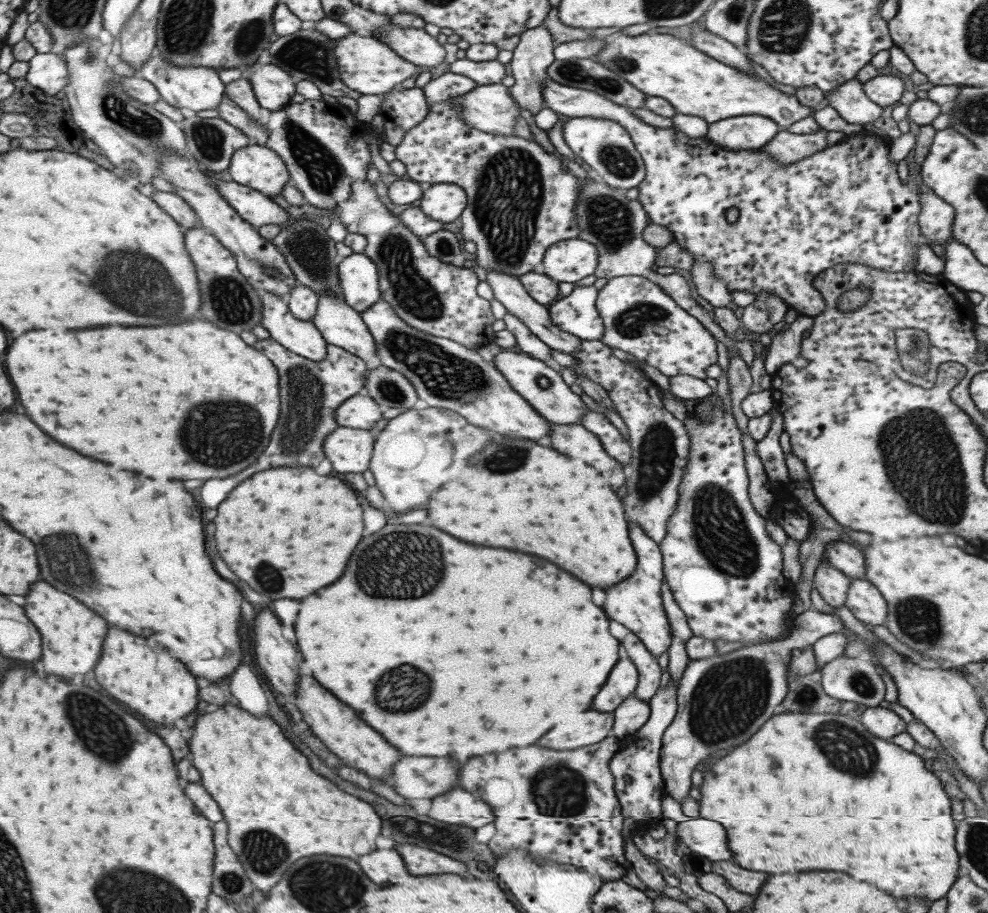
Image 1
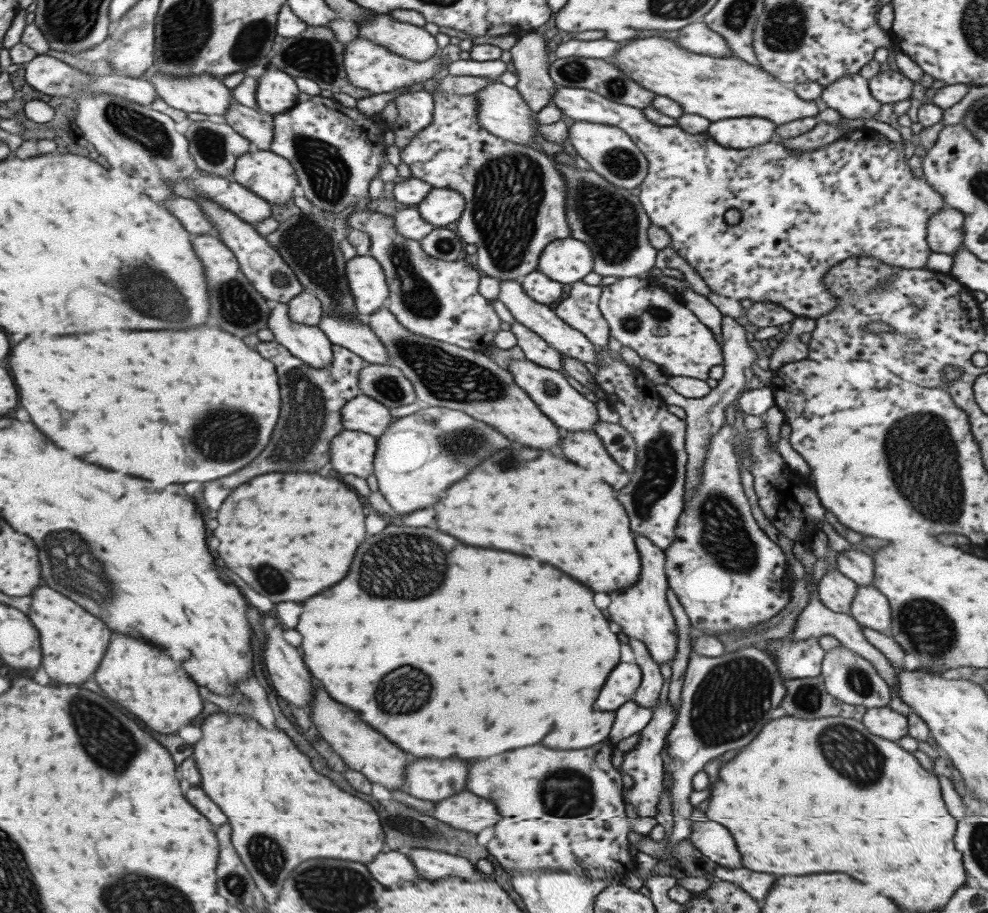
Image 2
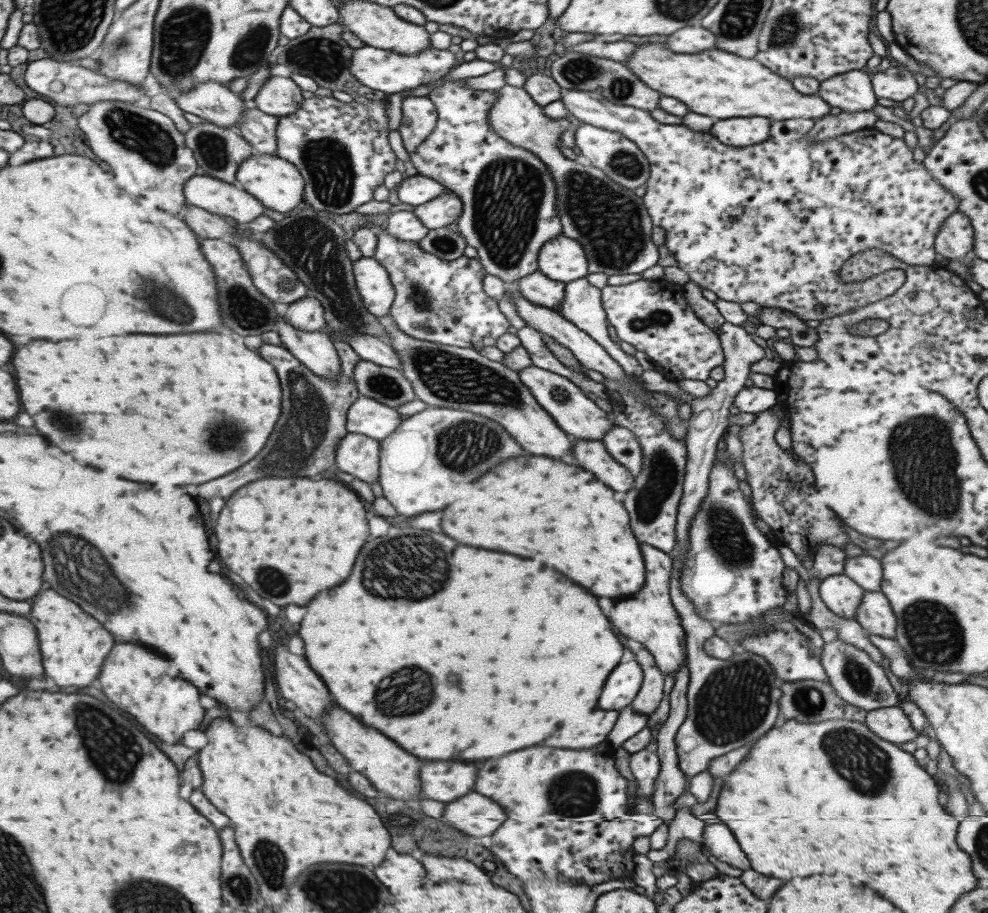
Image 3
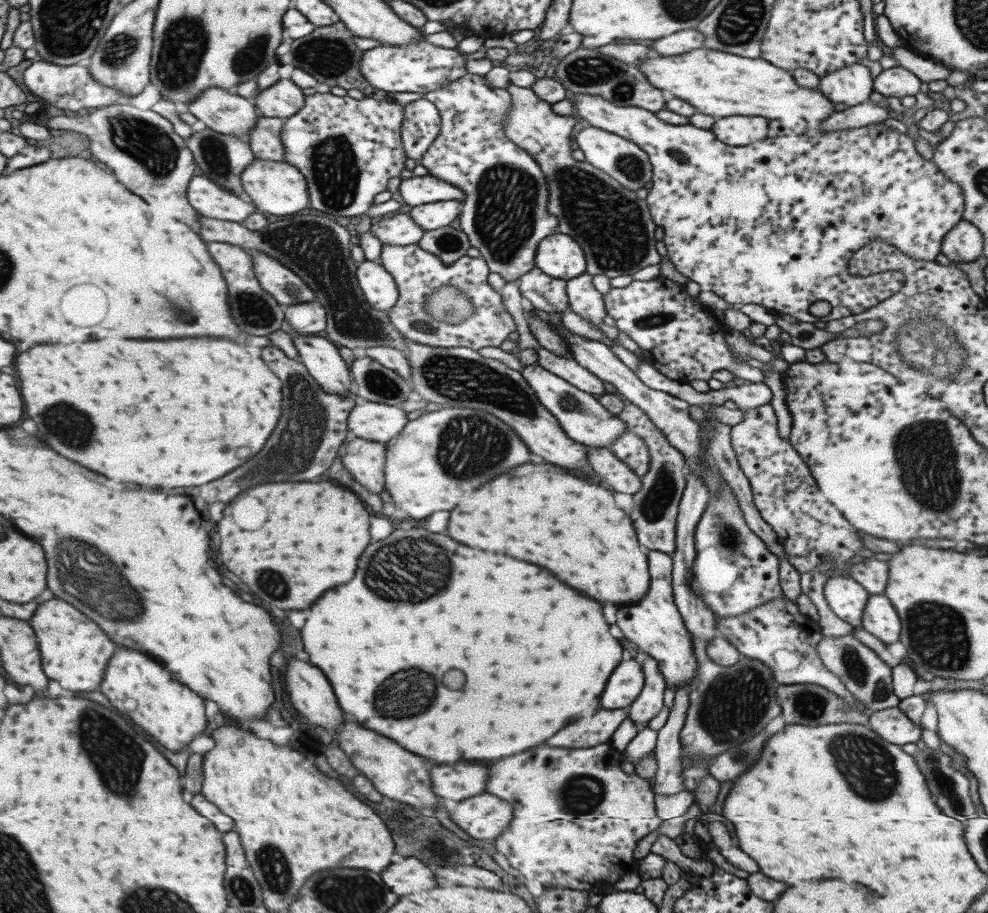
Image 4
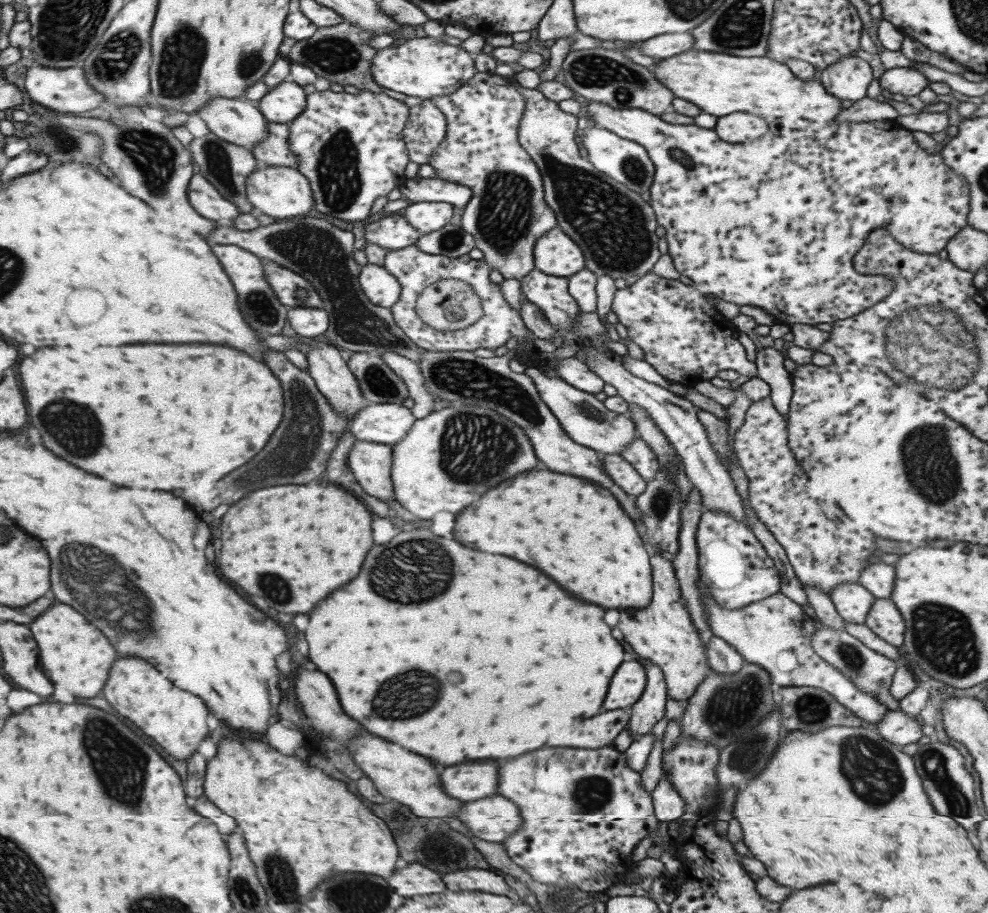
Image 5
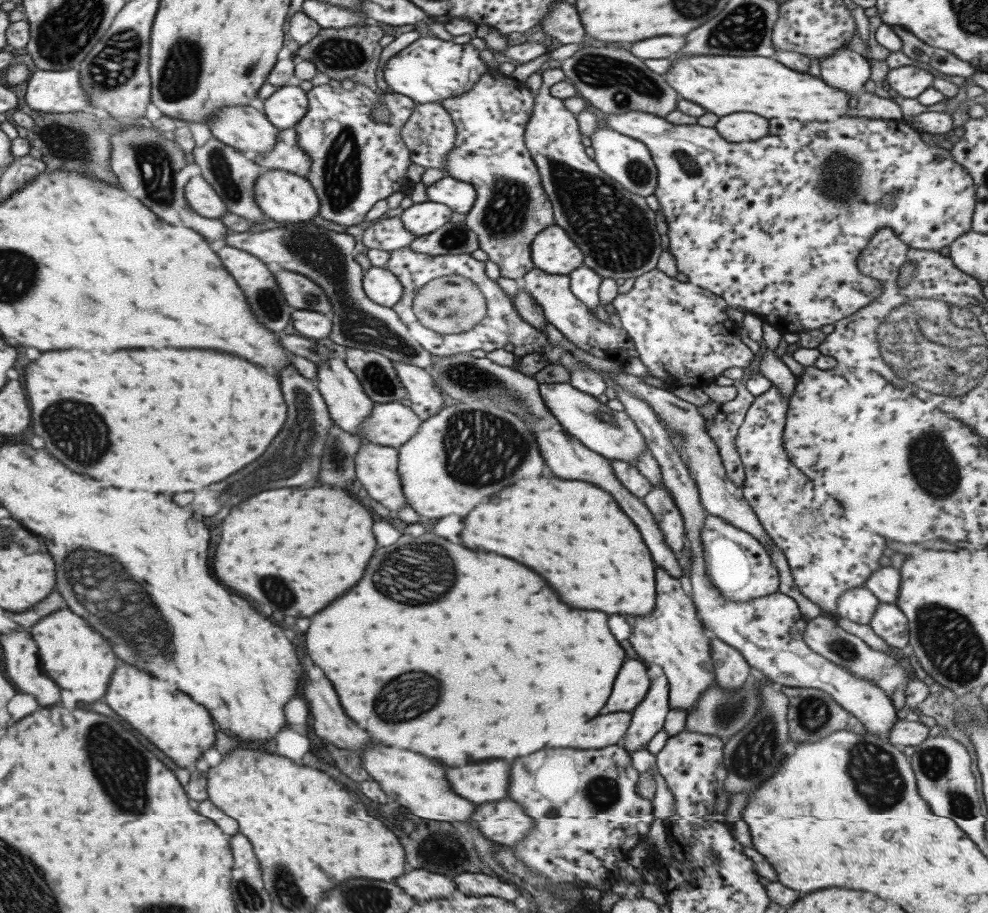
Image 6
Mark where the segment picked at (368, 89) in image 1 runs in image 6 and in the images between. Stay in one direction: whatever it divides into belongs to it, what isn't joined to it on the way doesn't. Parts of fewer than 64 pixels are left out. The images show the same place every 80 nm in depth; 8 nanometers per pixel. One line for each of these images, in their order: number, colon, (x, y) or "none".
2: (367, 65)
3: (386, 71)
4: (421, 67)
5: (425, 67)
6: (429, 69)

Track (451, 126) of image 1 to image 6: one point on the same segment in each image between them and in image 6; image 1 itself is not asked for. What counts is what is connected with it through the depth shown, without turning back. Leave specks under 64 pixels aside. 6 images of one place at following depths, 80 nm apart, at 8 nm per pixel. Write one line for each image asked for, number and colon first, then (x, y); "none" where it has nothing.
2: (514, 195)
3: (508, 201)
4: (504, 215)
5: (505, 215)
6: (510, 207)

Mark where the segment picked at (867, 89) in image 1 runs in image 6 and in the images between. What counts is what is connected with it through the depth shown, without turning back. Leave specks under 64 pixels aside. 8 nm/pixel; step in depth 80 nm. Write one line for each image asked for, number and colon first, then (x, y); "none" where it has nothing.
2: (886, 87)
3: (896, 83)
4: (897, 82)
5: (906, 81)
6: (907, 81)

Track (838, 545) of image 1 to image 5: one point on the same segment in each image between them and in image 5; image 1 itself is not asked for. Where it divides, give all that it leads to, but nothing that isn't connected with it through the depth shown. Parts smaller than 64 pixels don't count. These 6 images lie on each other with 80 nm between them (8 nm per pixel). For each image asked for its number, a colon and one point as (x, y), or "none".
2: (857, 566)
3: (864, 570)
4: (871, 574)
5: (877, 578)

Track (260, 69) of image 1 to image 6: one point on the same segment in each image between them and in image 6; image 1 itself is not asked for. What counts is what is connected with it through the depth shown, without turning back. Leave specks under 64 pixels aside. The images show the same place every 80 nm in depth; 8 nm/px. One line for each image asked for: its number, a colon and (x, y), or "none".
2: (276, 92)
3: (280, 96)
4: (283, 98)
5: (285, 101)
6: (286, 105)

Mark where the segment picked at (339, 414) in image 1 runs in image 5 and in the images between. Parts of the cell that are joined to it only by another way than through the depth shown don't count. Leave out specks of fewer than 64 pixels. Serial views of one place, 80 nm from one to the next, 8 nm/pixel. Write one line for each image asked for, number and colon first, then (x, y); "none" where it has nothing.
2: (361, 413)
3: (366, 417)
4: (375, 422)
5: (380, 423)

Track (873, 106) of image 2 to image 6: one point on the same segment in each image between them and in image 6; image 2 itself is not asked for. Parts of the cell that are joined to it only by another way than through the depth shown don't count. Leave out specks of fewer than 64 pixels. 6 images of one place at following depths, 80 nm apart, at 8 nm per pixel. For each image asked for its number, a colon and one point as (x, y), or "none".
3: (851, 91)
4: (851, 85)
5: (847, 79)
6: (845, 70)

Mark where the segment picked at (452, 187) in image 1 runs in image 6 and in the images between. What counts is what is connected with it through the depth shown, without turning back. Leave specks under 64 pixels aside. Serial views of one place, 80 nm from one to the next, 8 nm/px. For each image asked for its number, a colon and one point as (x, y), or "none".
2: (441, 206)
3: (438, 212)
4: (430, 216)
5: (423, 216)
6: (421, 218)

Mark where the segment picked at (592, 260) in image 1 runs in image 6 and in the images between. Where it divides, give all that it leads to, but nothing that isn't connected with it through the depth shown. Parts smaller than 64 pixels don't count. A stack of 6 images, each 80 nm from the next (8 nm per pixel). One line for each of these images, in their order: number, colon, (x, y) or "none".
2: (565, 261)
3: (562, 259)
4: (558, 256)
5: (555, 254)
6: (552, 251)

